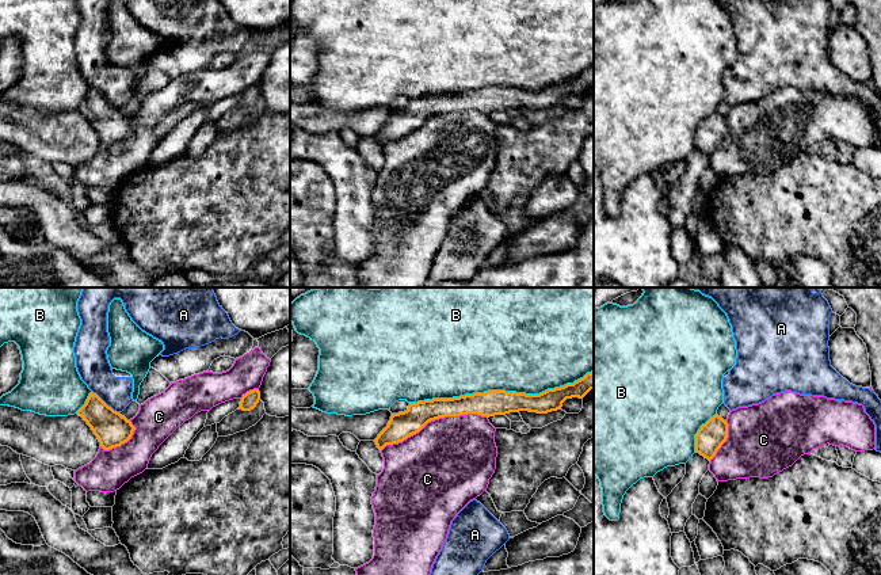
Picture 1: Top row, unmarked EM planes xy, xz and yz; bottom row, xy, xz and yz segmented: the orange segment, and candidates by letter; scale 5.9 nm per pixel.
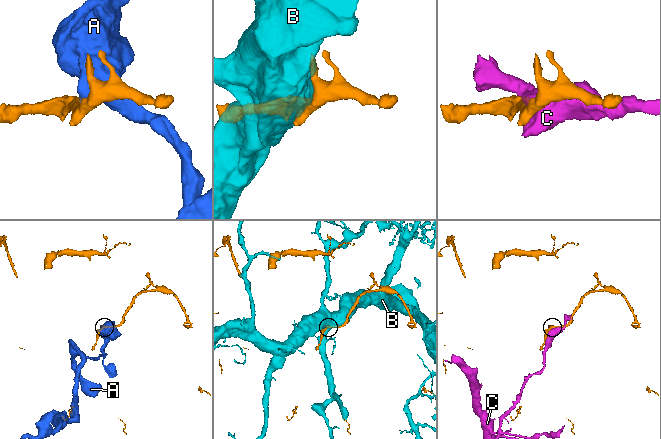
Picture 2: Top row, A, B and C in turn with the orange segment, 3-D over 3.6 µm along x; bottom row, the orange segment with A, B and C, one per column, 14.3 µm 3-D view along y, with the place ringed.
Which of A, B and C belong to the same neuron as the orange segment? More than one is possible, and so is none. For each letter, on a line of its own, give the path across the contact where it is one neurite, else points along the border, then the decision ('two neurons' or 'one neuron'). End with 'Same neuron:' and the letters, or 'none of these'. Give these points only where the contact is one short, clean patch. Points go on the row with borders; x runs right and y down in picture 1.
A: two neurons
B: two neurons
C: two neurons
Same neuron: none of these

